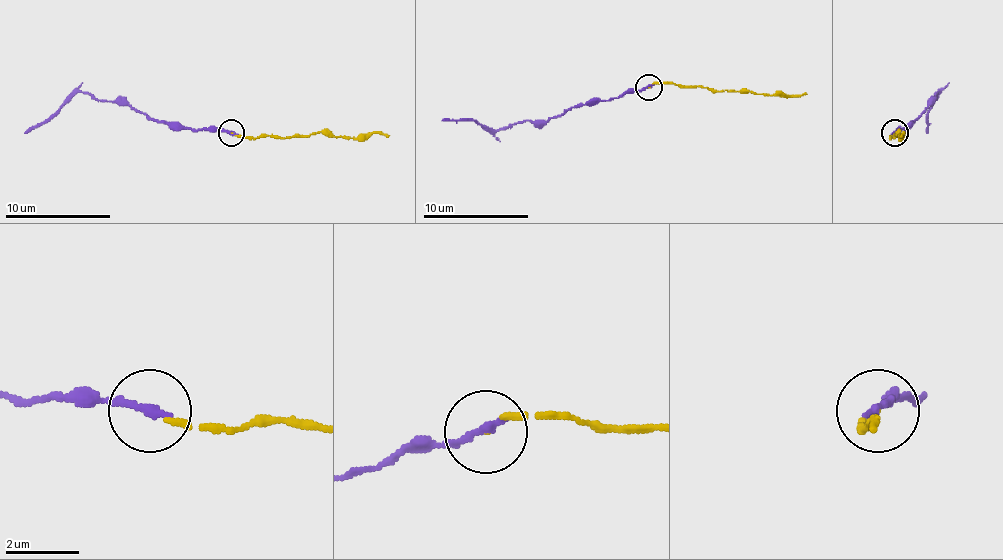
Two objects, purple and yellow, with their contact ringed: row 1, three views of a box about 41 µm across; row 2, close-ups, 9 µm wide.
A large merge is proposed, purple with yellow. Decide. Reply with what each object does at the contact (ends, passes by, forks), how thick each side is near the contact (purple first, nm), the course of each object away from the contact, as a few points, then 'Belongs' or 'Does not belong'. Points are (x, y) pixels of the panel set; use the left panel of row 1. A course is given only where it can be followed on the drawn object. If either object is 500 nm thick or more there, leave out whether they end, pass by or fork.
At the ring purple ends. At the ring yellow ends. Thickness 240 nm (purple) against 90 nm. Course of purple: (232, 133), (171, 128), (129, 107), (100, 102), (81, 91), (24, 133). Course of yellow: (232, 133), (258, 138), (313, 133), (355, 138), (389, 136). Belongs

